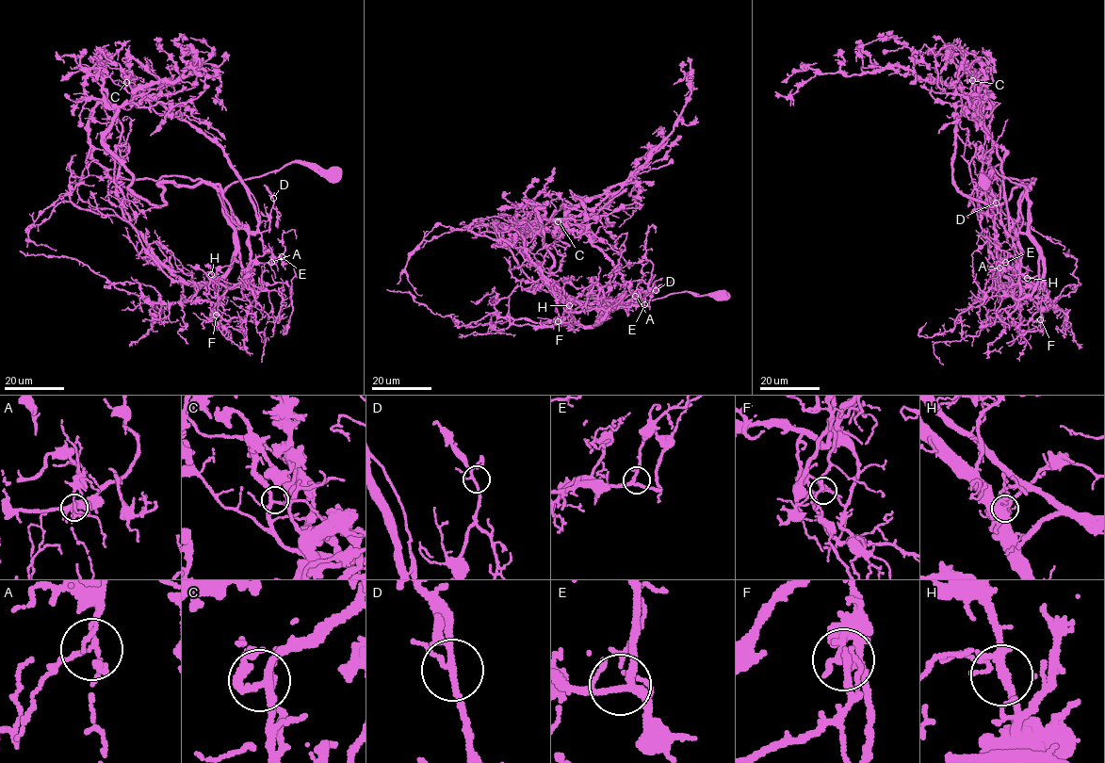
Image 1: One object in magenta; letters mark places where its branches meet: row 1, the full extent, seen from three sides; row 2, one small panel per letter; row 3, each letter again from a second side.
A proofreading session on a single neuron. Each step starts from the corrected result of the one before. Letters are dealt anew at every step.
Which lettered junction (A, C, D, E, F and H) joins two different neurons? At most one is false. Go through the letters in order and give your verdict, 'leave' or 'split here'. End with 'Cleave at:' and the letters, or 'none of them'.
A: leave
C: leave
D: leave
E: leave
F: split here
H: leave
Cleave at: F

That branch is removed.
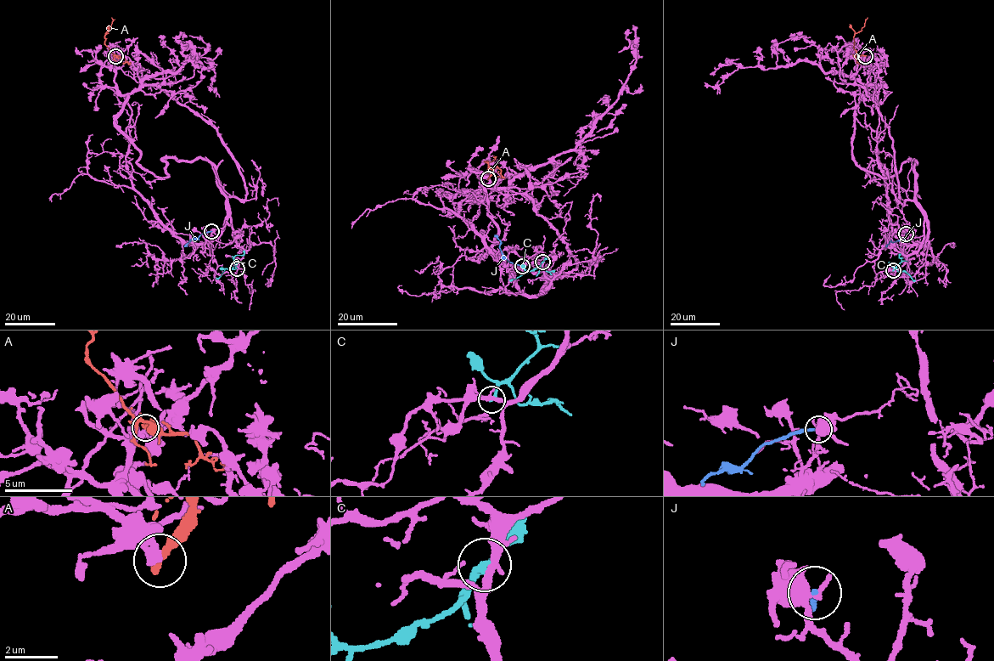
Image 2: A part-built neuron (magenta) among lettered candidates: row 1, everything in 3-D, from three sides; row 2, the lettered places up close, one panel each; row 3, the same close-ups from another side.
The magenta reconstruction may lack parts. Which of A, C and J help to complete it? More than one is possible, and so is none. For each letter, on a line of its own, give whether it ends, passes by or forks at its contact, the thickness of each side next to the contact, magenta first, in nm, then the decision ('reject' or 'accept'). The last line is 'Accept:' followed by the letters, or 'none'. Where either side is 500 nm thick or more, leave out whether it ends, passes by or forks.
A: it ends; calibres 440 and 360 nm; reject
C: it ends; calibres 320 and 240 nm; reject
J: it ends; calibres 360 and 200 nm; reject
Accept: none

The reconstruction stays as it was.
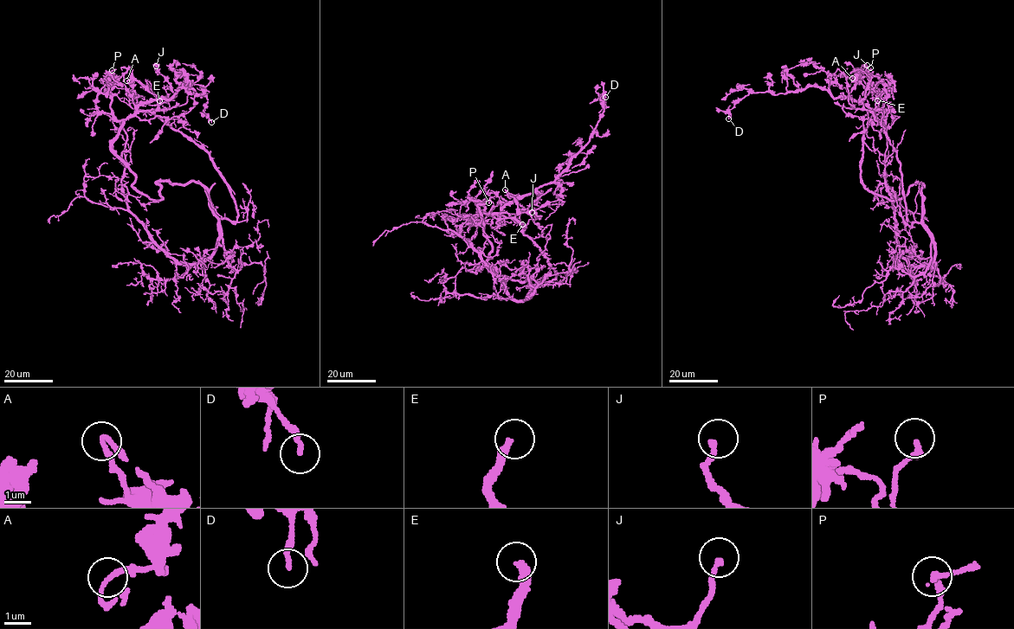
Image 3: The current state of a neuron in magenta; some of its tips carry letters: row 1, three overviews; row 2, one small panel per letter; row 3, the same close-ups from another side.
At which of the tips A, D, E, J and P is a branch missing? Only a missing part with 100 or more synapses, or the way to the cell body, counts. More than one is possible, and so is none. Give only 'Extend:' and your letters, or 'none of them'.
Extend: E

